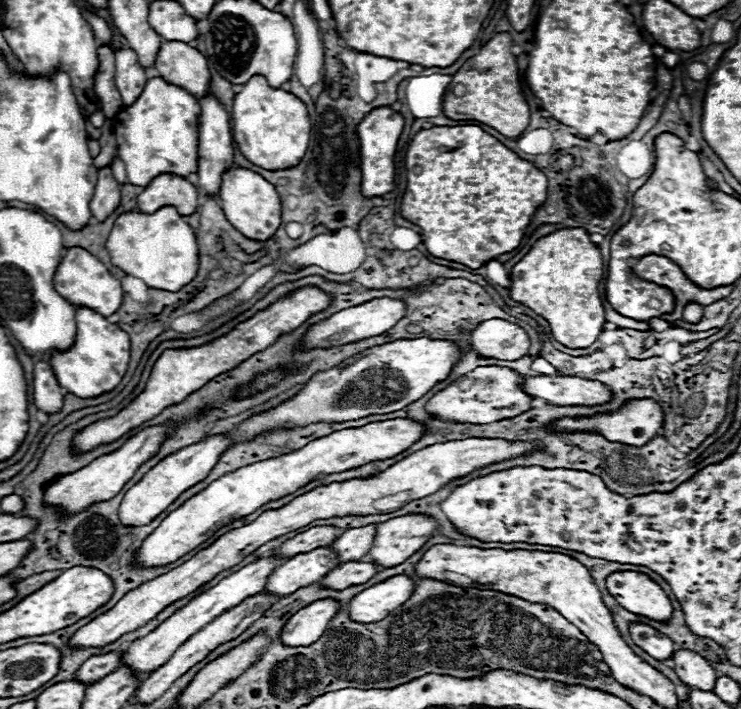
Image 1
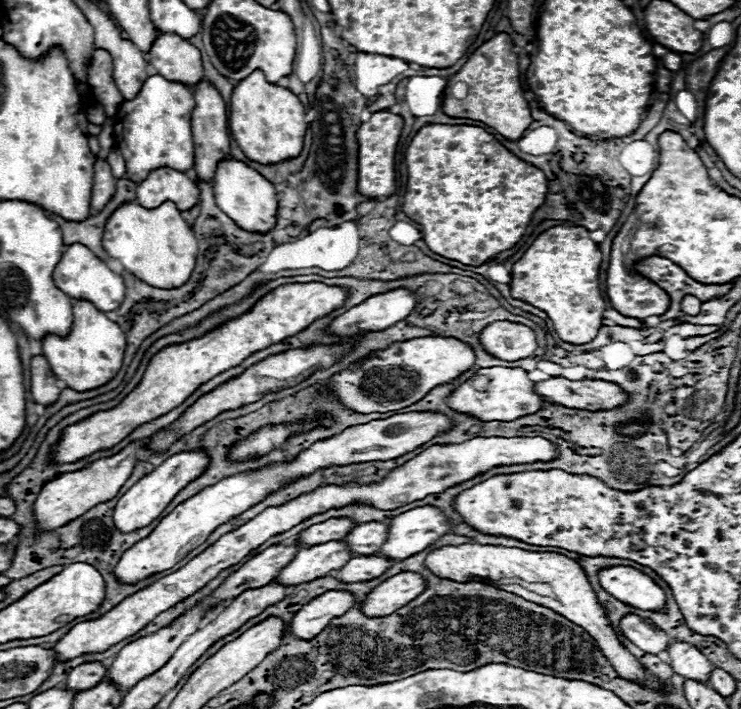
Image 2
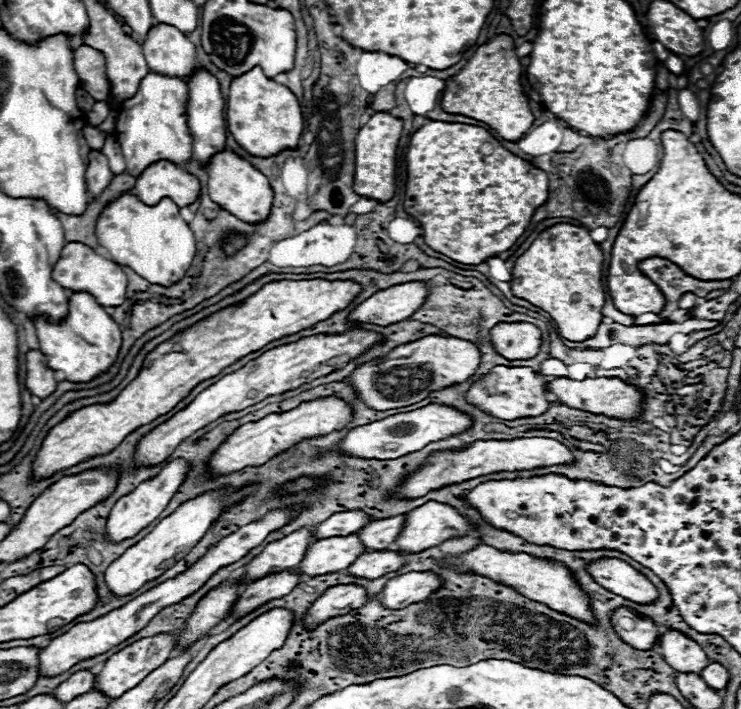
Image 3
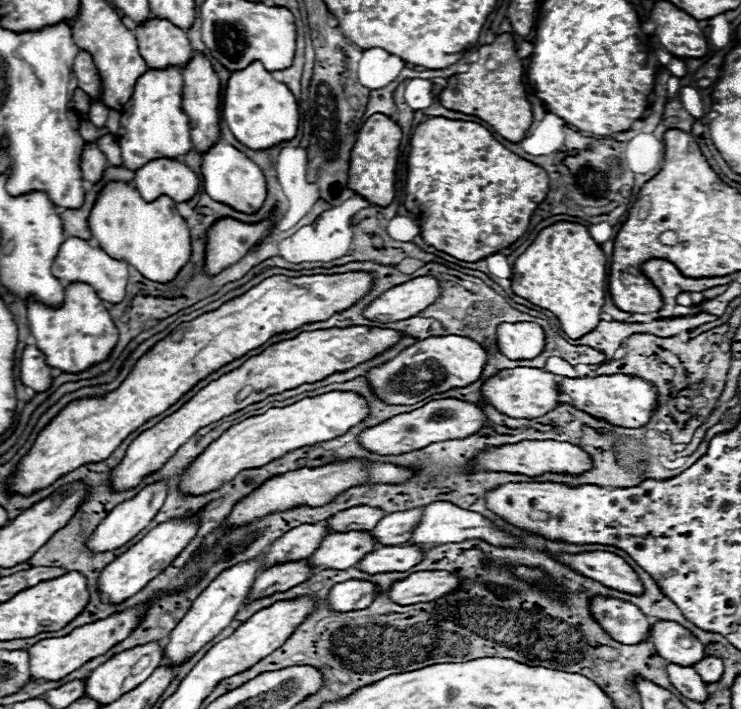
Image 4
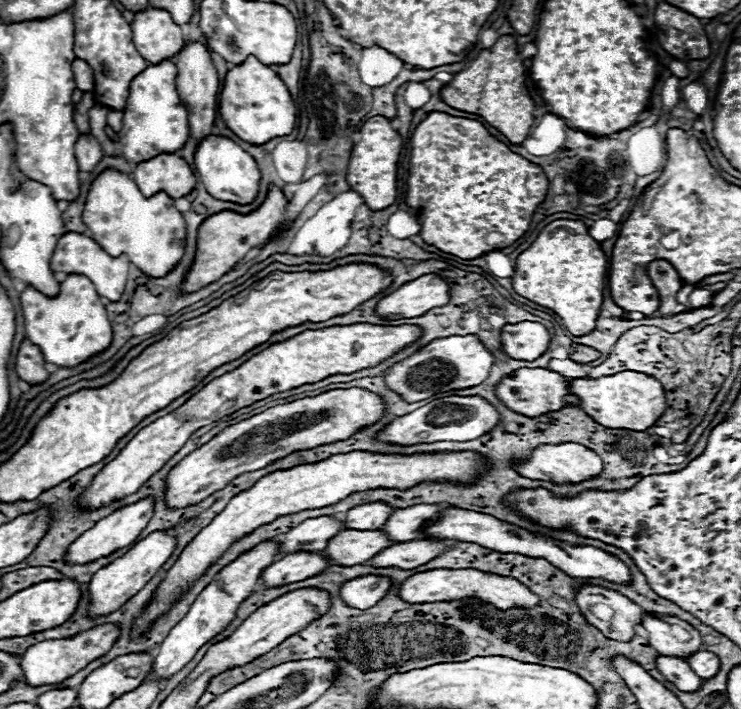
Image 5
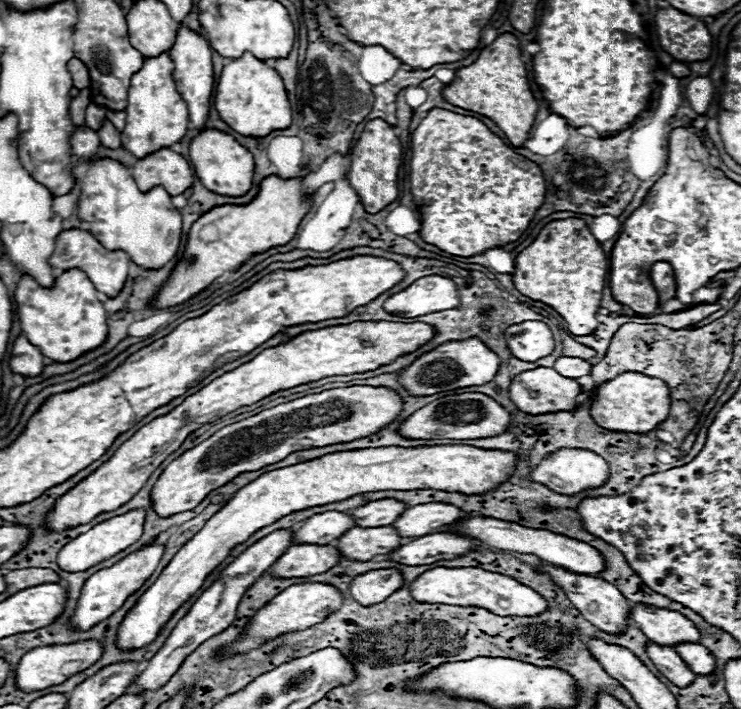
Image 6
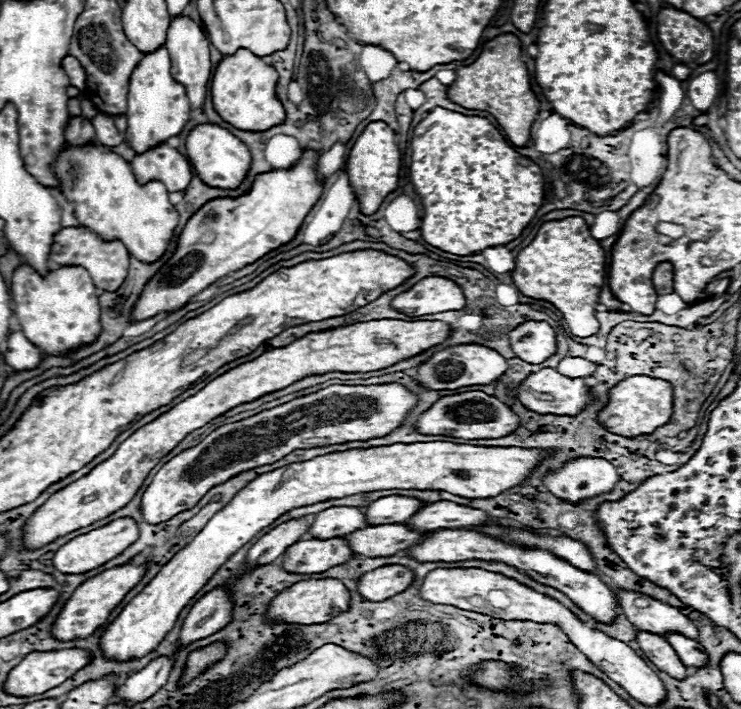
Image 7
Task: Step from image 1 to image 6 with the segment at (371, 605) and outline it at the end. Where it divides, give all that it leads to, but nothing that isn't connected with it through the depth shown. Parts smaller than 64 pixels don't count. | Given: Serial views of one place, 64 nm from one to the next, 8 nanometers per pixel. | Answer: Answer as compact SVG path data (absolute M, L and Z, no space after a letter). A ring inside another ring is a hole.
M432 568L408 584L410 596L416 602L454 604L454 606L482 606L498 616L536 616L548 608L546 600L532 588L518 580L488 572L482 568Z

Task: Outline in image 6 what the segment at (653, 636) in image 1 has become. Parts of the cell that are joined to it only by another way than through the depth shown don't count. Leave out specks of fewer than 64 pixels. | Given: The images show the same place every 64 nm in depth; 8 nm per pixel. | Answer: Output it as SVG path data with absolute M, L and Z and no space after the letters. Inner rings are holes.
M540 562L540 566L554 580L560 580L560 586L564 588L564 592L568 594L568 598L572 600L572 604L580 610L580 614L590 624L594 624L596 628L600 628L606 634L622 634L622 632L626 632L626 628L628 628L628 616L630 616L630 604L628 604L626 596L616 586L612 586L612 584L600 580L600 578L594 578L594 576L576 576L572 572L564 572L562 568L556 568L556 566L544 564L544 562Z

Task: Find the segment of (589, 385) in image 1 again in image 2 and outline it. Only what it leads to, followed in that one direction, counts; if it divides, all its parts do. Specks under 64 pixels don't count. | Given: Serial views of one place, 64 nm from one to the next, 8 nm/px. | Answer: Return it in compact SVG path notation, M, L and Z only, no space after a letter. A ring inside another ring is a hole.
M550 378L534 384L534 392L548 398L552 404L580 410L608 410L624 404L626 394L620 386L604 380L568 380Z

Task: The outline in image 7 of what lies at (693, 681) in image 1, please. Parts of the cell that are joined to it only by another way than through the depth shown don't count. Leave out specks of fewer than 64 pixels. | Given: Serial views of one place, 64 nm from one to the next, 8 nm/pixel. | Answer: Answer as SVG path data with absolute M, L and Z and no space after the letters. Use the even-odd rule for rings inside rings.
M614 588L614 592L620 600L624 616L634 624L634 628L646 630L662 638L668 632L678 632L692 640L698 638L698 628L678 608L672 608L636 592L624 592L618 588Z

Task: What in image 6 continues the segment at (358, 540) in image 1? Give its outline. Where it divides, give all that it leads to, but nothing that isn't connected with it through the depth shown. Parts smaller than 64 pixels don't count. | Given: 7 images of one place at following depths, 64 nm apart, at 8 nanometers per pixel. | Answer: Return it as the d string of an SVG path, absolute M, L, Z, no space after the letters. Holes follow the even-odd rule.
M430 502L406 508L392 522L392 526L402 538L416 538L416 536L426 536L436 528L442 528L444 524L452 524L452 520L458 520L460 516L470 516L470 514L450 504Z

